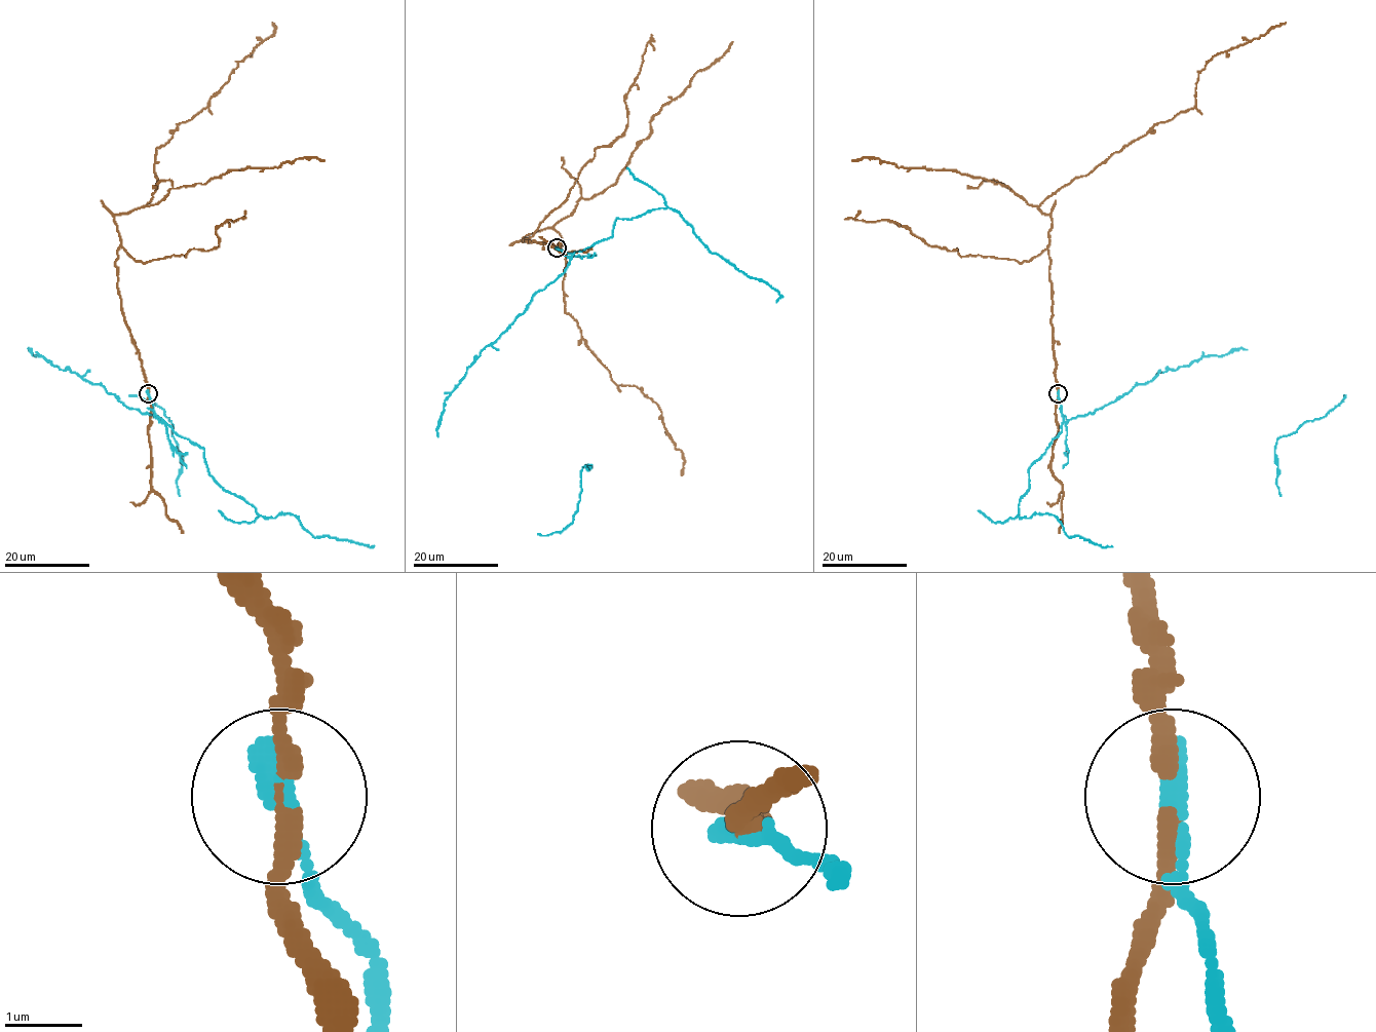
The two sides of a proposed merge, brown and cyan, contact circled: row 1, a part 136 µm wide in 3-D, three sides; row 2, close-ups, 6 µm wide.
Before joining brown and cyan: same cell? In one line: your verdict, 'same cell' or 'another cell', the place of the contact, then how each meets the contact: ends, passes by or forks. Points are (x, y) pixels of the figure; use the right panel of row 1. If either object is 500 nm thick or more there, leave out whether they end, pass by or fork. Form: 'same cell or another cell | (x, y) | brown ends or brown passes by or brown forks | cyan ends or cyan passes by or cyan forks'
another cell | (1058, 393) | brown passes by | cyan ends

